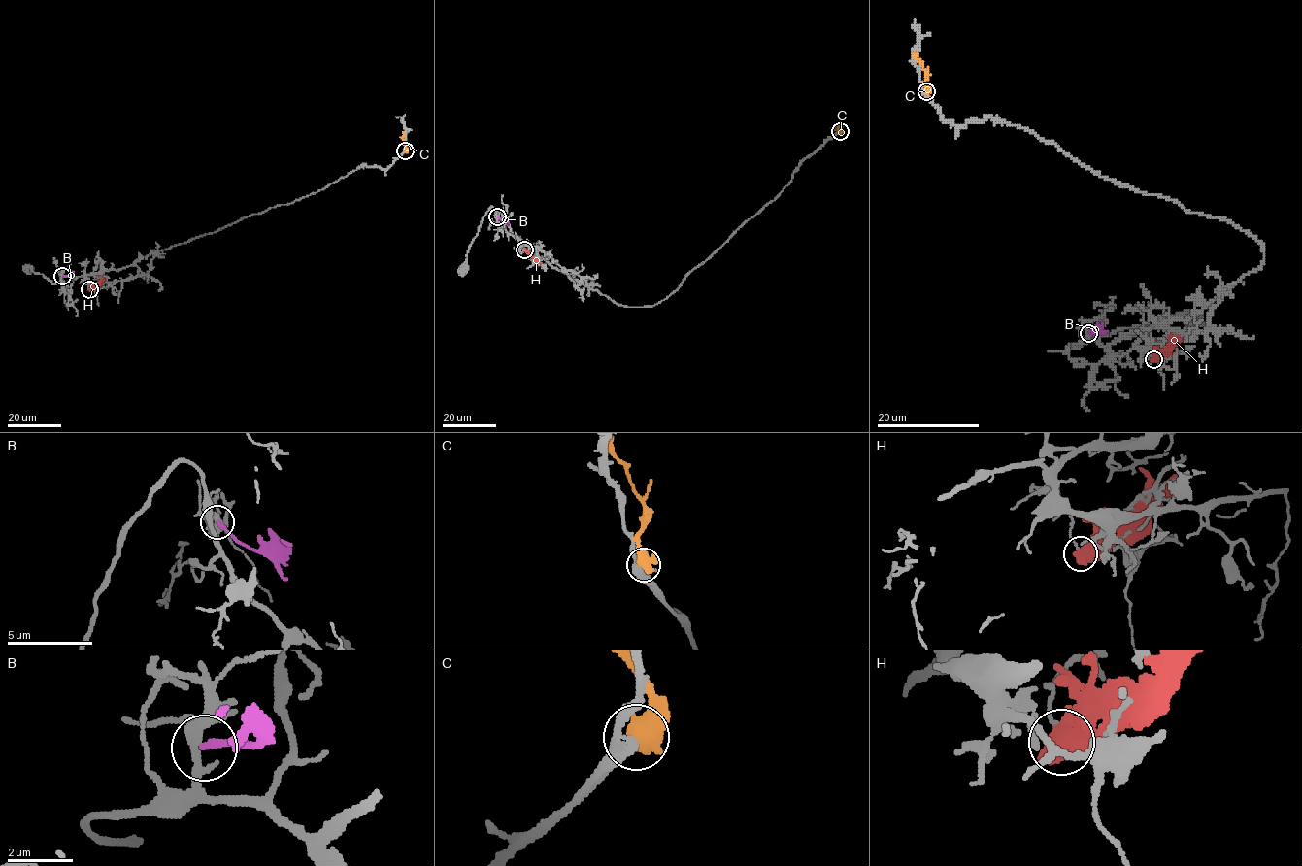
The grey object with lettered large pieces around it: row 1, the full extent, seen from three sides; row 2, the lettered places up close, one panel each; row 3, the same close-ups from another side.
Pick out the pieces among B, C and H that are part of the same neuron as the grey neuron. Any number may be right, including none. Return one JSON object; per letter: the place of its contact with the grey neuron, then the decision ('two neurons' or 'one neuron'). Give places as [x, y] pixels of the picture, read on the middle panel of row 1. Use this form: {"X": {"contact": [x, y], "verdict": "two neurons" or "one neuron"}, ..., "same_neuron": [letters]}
{"B": {"contact": [497, 216], "verdict": "two neurons"}, "C": {"contact": [840, 131], "verdict": "two neurons"}, "H": {"contact": [524, 249], "verdict": "two neurons"}, "same_neuron": []}

